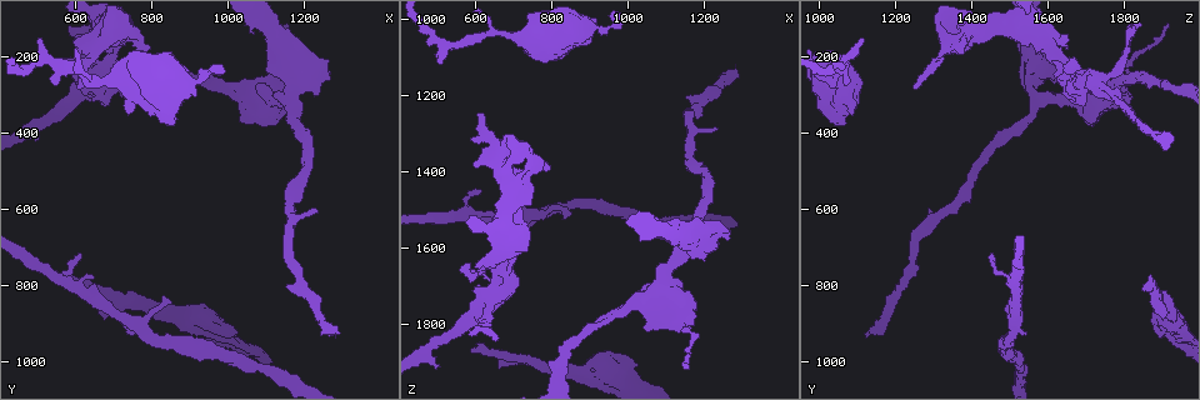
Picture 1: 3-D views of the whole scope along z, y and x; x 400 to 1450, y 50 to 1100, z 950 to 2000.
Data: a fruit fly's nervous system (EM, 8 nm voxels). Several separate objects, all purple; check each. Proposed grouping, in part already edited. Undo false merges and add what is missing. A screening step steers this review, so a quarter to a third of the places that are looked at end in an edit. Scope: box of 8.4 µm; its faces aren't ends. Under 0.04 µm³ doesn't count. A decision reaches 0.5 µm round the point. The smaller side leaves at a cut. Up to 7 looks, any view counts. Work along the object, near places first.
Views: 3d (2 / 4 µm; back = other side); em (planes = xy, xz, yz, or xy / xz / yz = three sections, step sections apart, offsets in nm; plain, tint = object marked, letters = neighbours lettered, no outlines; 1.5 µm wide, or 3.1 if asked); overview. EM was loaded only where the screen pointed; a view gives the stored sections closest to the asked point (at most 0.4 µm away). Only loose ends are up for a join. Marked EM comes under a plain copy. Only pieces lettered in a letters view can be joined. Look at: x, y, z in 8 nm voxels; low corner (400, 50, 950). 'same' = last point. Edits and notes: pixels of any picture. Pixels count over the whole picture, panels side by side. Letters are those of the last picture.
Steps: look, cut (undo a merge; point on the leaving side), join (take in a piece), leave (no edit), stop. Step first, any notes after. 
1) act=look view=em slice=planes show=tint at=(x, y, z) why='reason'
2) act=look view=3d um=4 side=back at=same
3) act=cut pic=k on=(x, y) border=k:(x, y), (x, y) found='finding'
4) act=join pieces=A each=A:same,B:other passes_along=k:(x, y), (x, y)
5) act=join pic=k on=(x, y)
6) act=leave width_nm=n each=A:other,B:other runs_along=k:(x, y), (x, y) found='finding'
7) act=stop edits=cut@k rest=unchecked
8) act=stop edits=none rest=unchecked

act=look view=em slice=planes show=letters at=(670, 885, 1915) why='an open end'

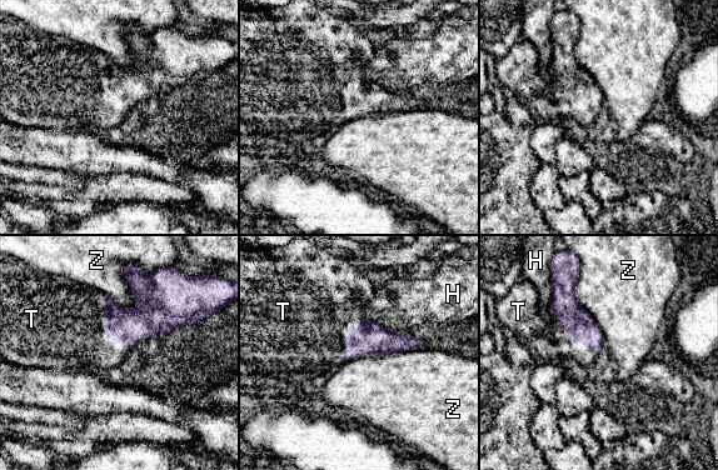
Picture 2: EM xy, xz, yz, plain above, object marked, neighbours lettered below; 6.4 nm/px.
act=join pieces=T each=H:other,T:same,Z:other passes_along=2:(129, 326), (104, 328), (65, 324) found='the cell continues'

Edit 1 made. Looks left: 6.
act=look view=overview why='see it whole again'

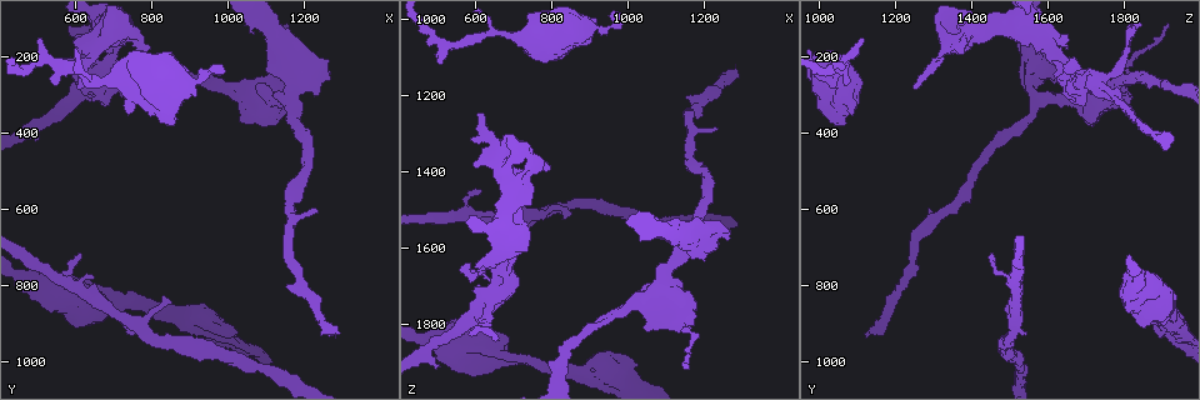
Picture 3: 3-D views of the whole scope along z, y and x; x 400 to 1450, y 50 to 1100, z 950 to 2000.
act=look view=em slice=planes show=letters at=(930, 855, 1935) why='an open end'

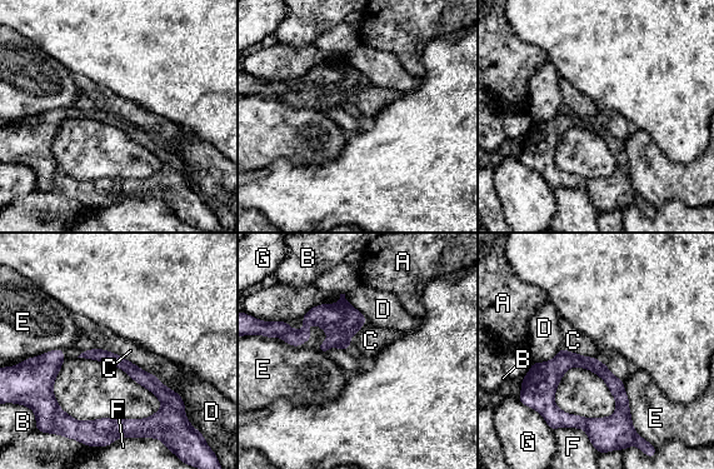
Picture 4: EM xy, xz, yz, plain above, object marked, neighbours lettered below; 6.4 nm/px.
act=leave each=A:other,B:other,C:other,D:other,E:other,F:other,G:other found='no lettered piece goes on from it'

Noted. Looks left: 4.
act=look view=em slice=planes show=letters at=(600, 270, 1245) why='thin end'

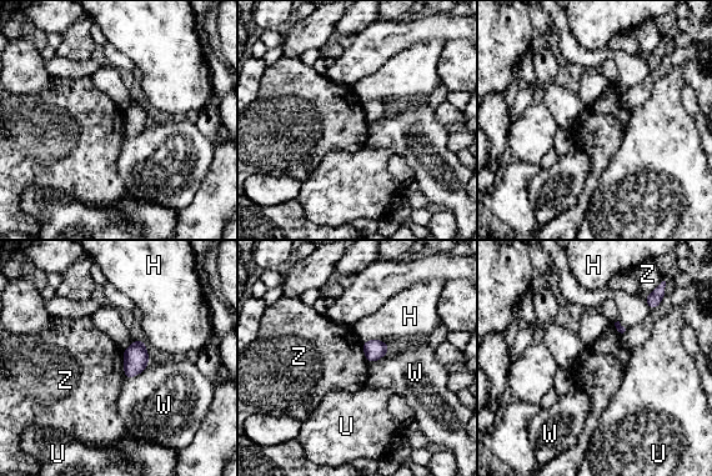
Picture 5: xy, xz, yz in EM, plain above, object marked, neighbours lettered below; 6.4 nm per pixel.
act=leave each=H:other,U:other,W:other,Z:other border=5:(362, 342), (381, 340), (387, 345) found='none of them fits'

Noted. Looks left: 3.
act=stop edits=join@2 rest=unchecked

